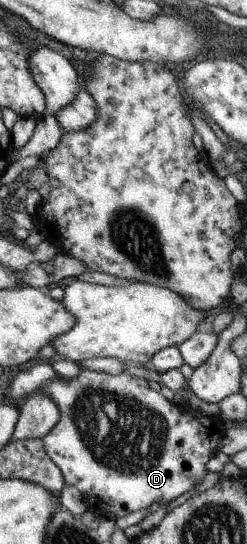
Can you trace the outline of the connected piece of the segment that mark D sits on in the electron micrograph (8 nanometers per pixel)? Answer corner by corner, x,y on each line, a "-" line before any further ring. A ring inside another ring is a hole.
79,371
72,380
66,380
58,376
49,382
49,384
39,388
38,391
45,393
51,397
51,400
54,400
60,414
55,426
42,438
43,452
49,456
51,462
53,462
57,470
61,472
64,485
77,488
82,496
84,506
98,518
104,514
113,514
115,518
125,516
129,514
129,512
135,512
135,510
145,510
145,508
151,506
153,502
167,505
171,500
175,500
177,496
181,496
181,494
185,494
187,490
191,490
195,484
200,484
207,472
205,470
205,464
207,464
207,460
218,451
220,442
226,432
225,426
223,425
224,422
218,416
207,416
200,414
200,412
194,413
188,407
174,404
165,399
160,393
153,391
147,385
145,379
138,378
134,375
130,376
122,372
118,375
110,375
97,371

